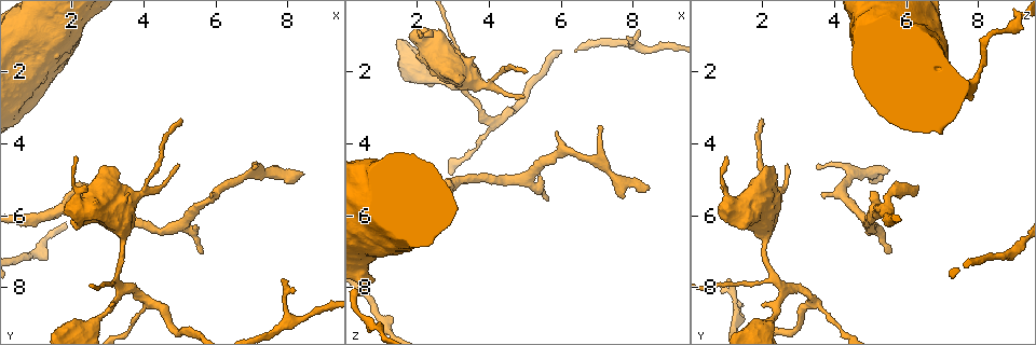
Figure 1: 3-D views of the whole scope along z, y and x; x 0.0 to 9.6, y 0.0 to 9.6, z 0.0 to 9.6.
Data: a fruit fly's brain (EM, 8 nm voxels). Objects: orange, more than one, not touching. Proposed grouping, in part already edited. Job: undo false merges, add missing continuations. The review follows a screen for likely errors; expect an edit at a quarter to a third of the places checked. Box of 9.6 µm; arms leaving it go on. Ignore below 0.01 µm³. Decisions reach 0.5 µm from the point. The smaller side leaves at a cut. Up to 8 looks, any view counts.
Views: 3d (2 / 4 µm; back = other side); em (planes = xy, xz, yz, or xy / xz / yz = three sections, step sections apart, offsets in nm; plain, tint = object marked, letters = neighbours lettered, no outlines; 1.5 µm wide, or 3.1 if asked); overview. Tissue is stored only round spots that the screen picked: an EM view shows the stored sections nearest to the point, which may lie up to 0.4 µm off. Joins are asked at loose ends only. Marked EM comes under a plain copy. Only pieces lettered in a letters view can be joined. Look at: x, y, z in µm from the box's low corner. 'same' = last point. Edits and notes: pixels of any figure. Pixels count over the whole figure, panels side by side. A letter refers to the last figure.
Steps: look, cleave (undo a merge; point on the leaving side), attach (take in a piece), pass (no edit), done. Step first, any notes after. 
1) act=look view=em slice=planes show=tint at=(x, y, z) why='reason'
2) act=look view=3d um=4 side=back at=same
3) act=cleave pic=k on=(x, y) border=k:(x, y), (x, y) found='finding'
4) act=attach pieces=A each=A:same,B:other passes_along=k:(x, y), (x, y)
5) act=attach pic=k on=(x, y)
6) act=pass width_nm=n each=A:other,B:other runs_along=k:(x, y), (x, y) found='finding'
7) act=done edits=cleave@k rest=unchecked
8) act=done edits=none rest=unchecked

act=look view=3d um=4 at=(2.95, 5.90, 5.15) why='branch point'

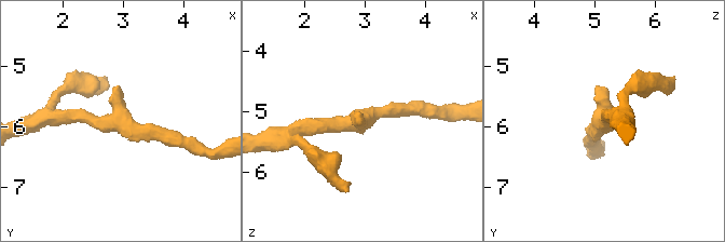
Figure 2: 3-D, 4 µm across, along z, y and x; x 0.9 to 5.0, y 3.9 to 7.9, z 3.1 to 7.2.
act=look view=em slice=planes show=letters at=(2.90, 5.95, 5.20) why='need the tissue'

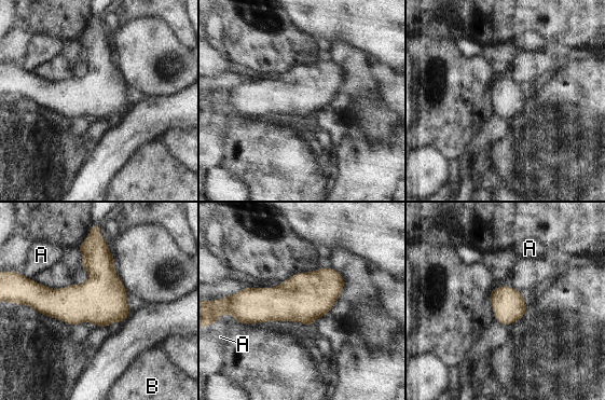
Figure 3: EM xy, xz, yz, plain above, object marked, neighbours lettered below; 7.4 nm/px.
act=pass each=A:other,B:other border=3:(26, 277), (31, 279) found='continuous, no second neuron'

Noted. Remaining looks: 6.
act=look view=3d um=4 at=(7.10, 4.65, 3.50) why='tapers out'

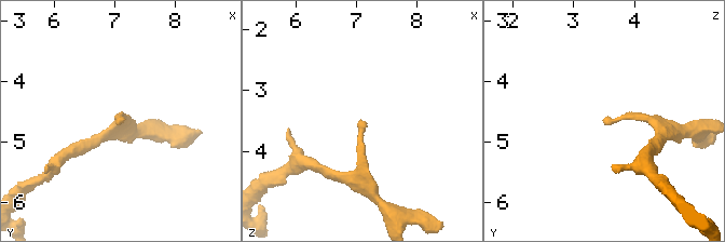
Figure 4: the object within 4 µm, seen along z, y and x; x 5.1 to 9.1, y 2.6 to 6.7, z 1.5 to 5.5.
act=look view=em slice=planes show=letters at=(7.05, 4.65, 3.45) why='shape alone is not enough'

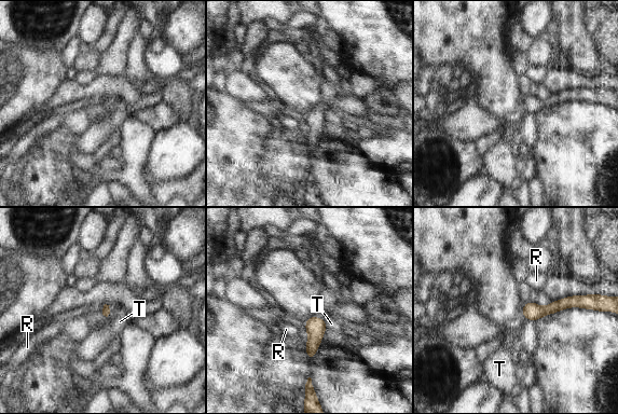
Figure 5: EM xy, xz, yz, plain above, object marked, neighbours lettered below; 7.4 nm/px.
act=pass each=R:other,T:other runs_along=5:(580, 299), (546, 311), (525, 313) found='none of them fits'

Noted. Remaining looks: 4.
act=look view=3d um=4 side=back at=(4.10, 5.25, 2.40) why='thick turns thin'

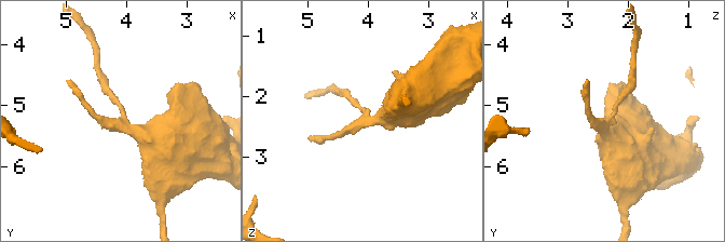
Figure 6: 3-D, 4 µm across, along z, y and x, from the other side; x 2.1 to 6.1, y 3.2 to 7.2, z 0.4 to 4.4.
act=look view=em slice=planes show=letters at=(4.05, 5.30, 2.35) why='shape alone is not enough'

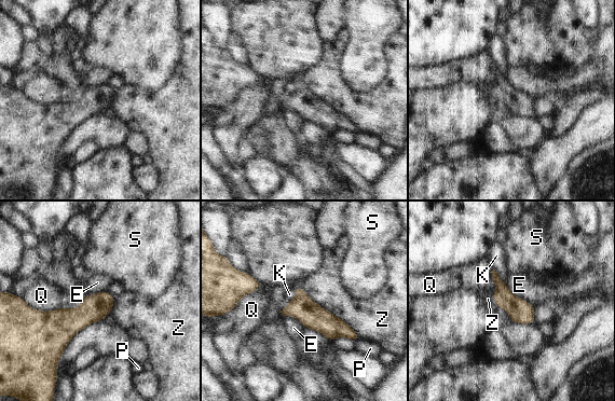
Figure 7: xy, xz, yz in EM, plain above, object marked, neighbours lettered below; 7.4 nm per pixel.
act=pass each=E:other,K:other,P:other,Q:other,S:other,Z:other border=7:(301, 286), (360, 339) found='all the same neuron'

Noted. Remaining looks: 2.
act=done edits=none rest=unchecked

